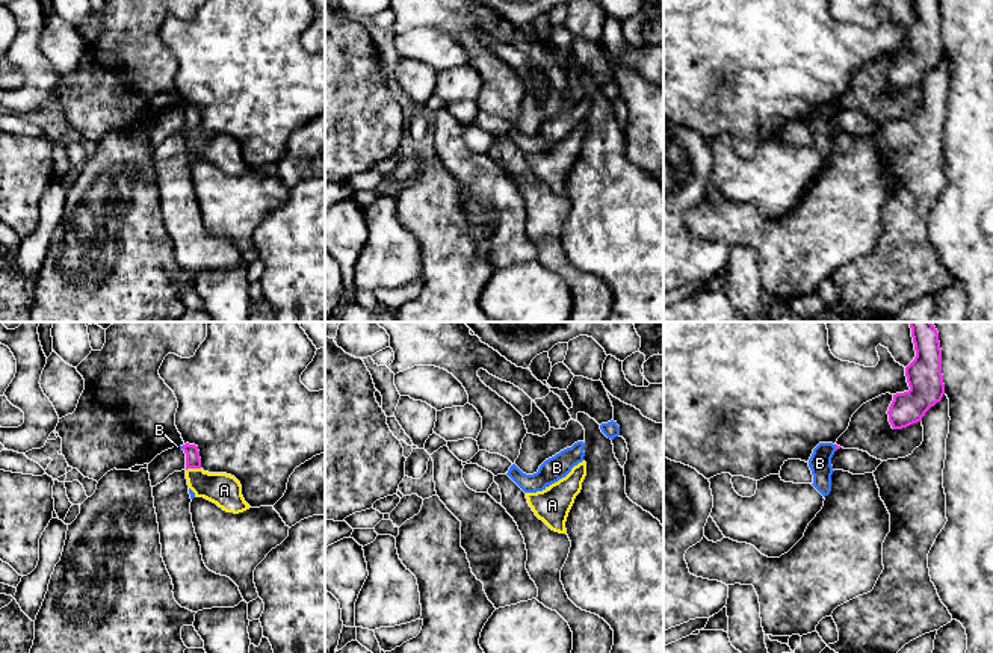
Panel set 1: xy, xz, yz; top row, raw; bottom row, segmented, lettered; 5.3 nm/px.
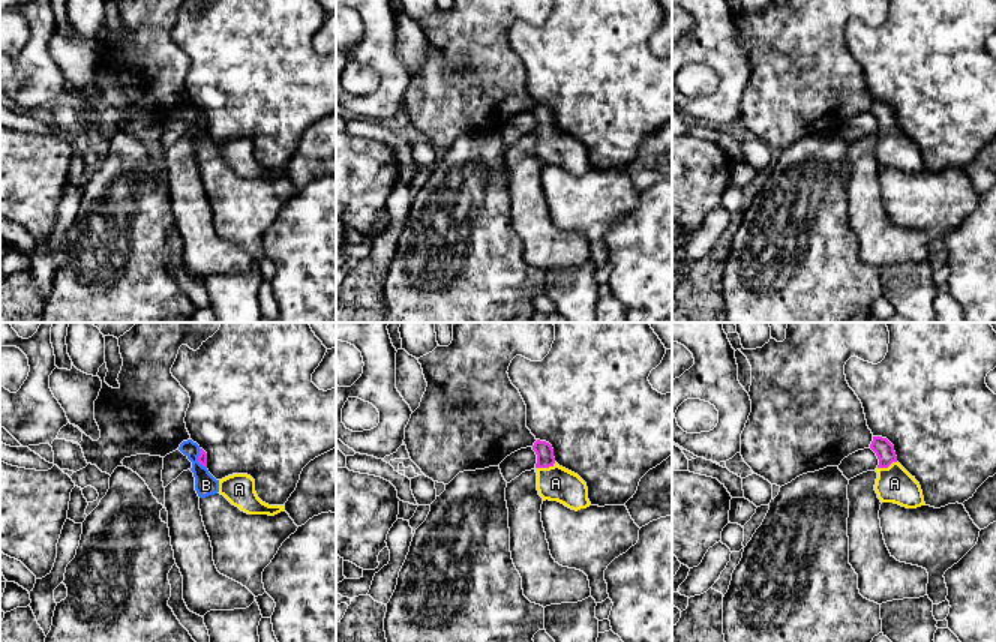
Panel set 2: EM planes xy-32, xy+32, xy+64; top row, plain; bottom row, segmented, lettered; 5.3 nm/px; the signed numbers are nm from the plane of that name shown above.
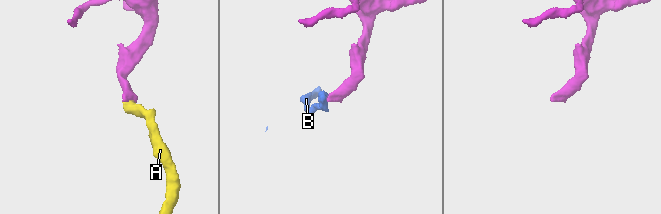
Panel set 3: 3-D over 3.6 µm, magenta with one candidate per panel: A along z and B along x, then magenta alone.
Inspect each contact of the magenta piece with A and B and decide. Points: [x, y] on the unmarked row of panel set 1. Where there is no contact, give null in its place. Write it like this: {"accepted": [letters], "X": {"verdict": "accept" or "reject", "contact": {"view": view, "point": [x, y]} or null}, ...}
{"accepted": ["A"], "A": {"verdict": "accept", "contact": {"view": "xy", "point": [192, 129]}}, "B": {"verdict": "reject", "contact": {"view": "yz", "point": [836, 109]}}}

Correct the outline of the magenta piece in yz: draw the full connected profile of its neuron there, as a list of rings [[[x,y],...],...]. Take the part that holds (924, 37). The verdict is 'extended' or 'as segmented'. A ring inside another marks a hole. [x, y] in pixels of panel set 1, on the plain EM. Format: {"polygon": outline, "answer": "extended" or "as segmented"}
{"polygon": [[[913,0],[913,5],[916,18],[905,29],[910,51],[893,56],[887,73],[893,91],[922,83],[925,74],[945,56],[939,0]]], "answer": "as segmented"}

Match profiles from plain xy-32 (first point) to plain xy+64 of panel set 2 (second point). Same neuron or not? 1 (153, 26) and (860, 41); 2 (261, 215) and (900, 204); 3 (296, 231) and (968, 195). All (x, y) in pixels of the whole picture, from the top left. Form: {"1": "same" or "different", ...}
{"1": "different", "2": "same", "3": "different"}

